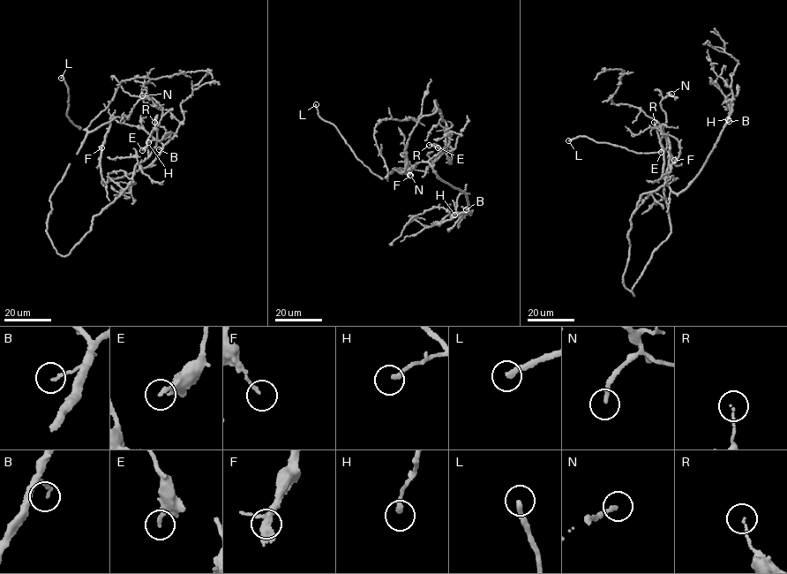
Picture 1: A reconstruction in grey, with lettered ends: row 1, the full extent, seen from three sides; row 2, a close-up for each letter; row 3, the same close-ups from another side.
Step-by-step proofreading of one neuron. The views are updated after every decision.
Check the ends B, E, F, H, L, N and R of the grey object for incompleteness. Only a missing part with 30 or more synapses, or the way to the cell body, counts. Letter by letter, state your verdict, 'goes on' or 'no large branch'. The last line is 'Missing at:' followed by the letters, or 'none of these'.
B: no large branch
E: no large branch
F: no large branch
H: no large branch
L: goes on
N: goes on
R: no large branch
Missing at: L, N

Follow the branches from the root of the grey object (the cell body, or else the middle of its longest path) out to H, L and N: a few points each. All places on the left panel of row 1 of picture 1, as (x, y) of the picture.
H: (109, 173), (106, 185), (101, 179), (105, 183), (146, 168), (163, 146), (154, 139), (148, 142)
L: (109, 173), (106, 185), (101, 155), (109, 124), (92, 132), (73, 124), (67, 114), (69, 92), (61, 78)
N: (109, 173), (106, 185), (101, 167), (104, 136), (110, 121), (128, 116), (137, 101), (147, 98), (142, 95)

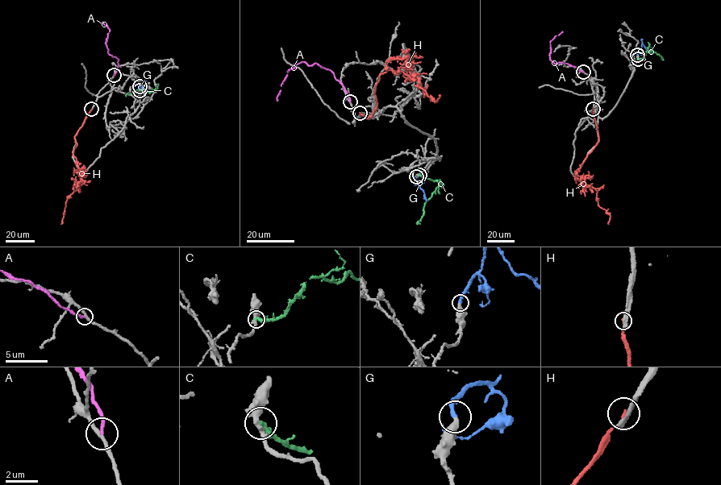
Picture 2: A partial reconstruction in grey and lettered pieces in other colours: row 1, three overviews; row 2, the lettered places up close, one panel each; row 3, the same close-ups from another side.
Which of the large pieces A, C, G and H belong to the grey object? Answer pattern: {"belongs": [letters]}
{"belongs": ["G"]}

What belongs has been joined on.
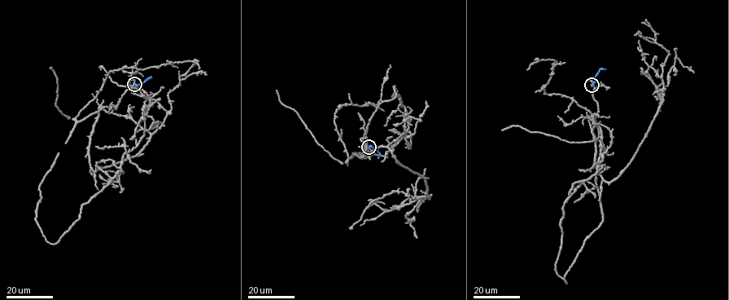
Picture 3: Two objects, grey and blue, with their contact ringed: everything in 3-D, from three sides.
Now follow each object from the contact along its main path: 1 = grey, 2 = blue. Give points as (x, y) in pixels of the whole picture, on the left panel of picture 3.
1: (135, 84), (99, 111), (90, 136), (94, 174), (110, 160), (123, 171), (51, 244), (36, 218), (58, 152)
2: (135, 84), (138, 85), (150, 77), (147, 77)

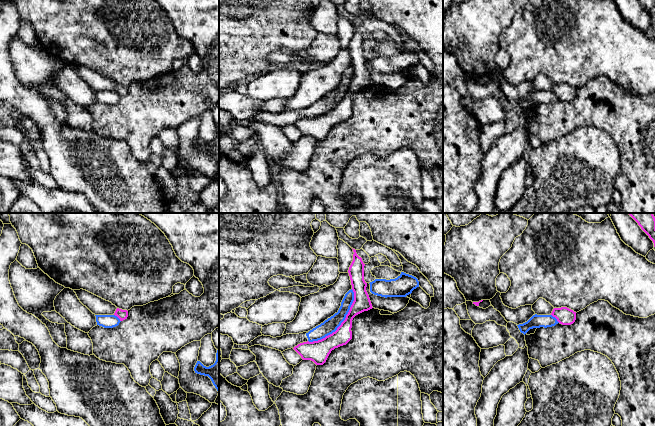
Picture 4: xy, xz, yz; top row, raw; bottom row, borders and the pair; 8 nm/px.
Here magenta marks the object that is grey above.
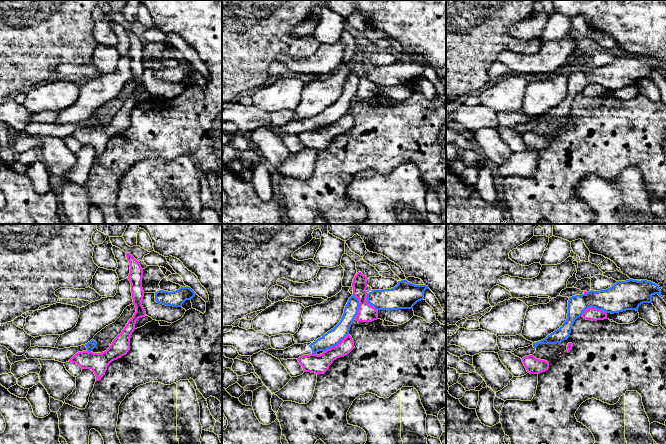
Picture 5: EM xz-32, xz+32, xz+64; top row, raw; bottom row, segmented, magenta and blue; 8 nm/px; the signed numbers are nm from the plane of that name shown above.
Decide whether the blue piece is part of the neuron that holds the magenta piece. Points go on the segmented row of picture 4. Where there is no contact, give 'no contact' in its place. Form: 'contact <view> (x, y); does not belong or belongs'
contact xz (341, 323); does not belong

